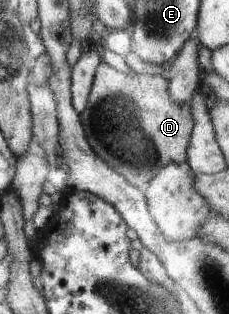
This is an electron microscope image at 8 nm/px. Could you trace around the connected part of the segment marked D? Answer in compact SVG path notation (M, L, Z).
M104 61L98 69L89 105L82 114L82 120L93 149L131 185L143 190L167 164L187 163L194 117L190 103L179 103L173 96L169 97L169 78L166 75L137 74L141 73L119 71Z

